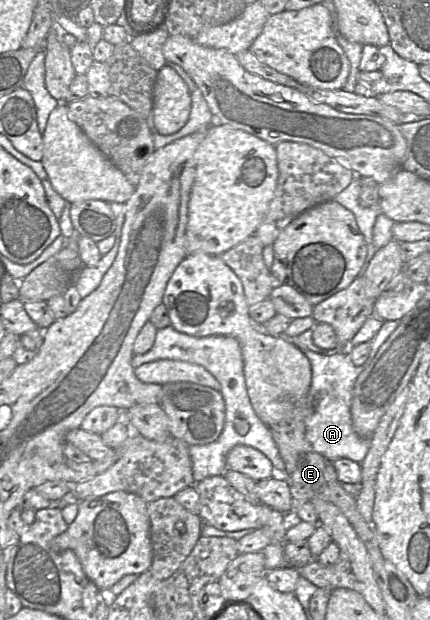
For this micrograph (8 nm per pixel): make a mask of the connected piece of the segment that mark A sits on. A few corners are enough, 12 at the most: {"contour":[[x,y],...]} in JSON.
{"contour":[[303,350],[313,414],[306,439],[334,462],[361,463],[370,439],[354,430],[351,401],[364,367],[348,351]]}

